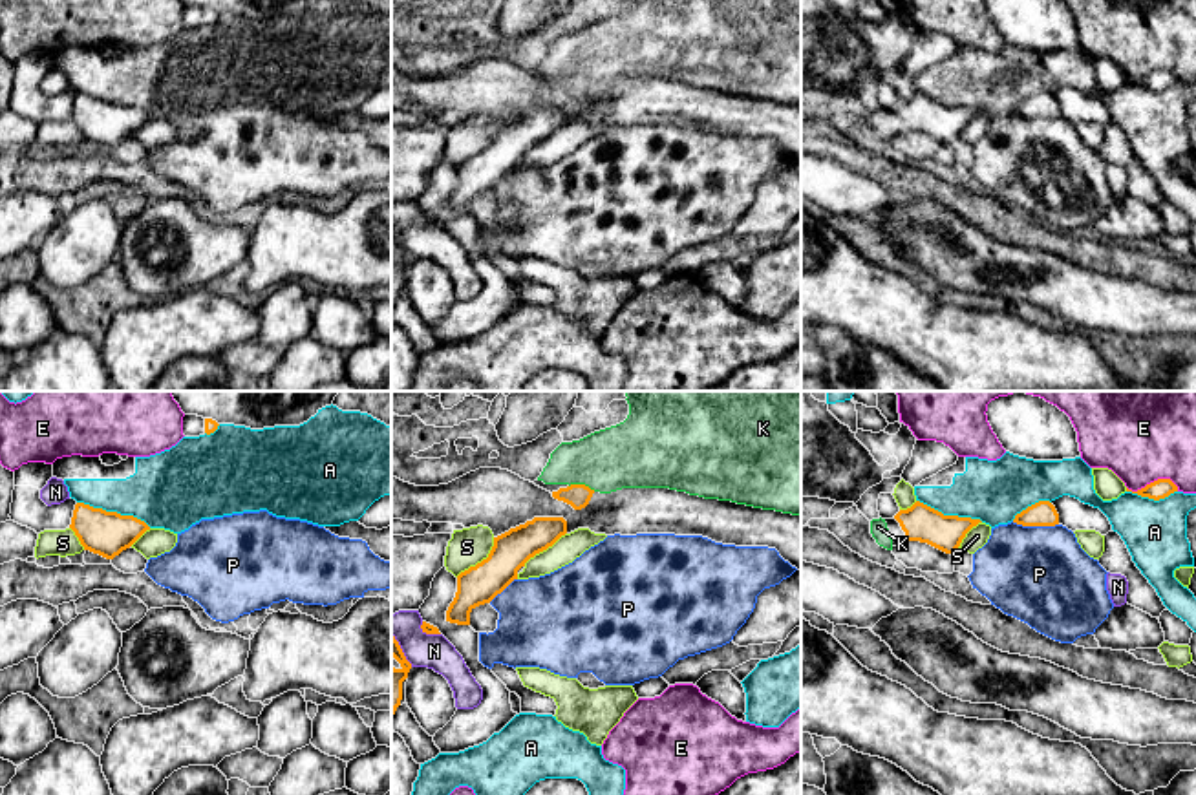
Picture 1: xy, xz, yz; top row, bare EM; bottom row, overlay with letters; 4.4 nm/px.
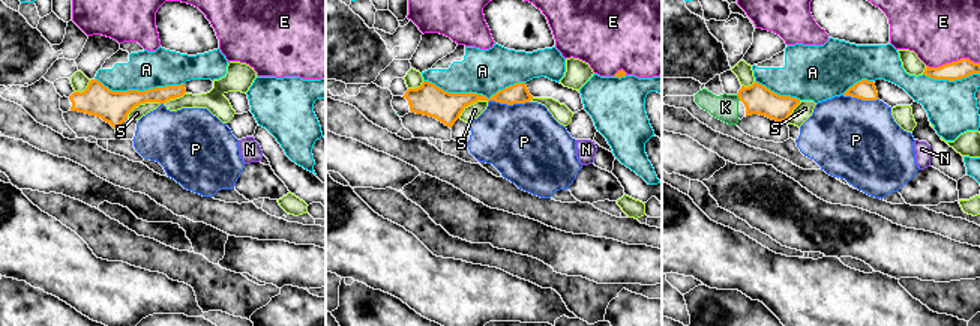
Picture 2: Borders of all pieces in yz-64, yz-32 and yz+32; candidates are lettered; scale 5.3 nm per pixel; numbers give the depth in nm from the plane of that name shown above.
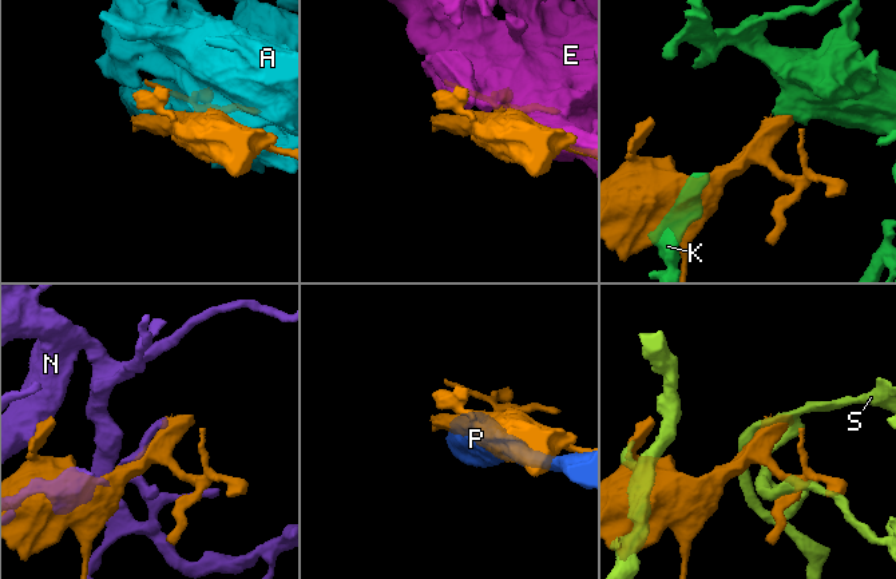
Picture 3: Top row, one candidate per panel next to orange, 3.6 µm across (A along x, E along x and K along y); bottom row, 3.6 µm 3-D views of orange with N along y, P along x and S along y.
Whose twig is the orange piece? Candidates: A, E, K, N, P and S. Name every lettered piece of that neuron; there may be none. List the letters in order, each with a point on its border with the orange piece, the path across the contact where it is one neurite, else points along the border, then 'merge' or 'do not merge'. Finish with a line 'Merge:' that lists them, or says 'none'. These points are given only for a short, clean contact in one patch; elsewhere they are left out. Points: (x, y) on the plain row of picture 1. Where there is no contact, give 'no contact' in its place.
A: xy (114, 103) | do not merge
E: yz (1154, 72) | do not merge
K: xz (582, 75) | across xz (578, 86), (582, 75), (606, 52), (626, 46) | merge
N: xz (401, 240) | do not merge
P: yz (1035, 116) | do not merge
S: xz (481, 152) | do not merge
Merge: K

